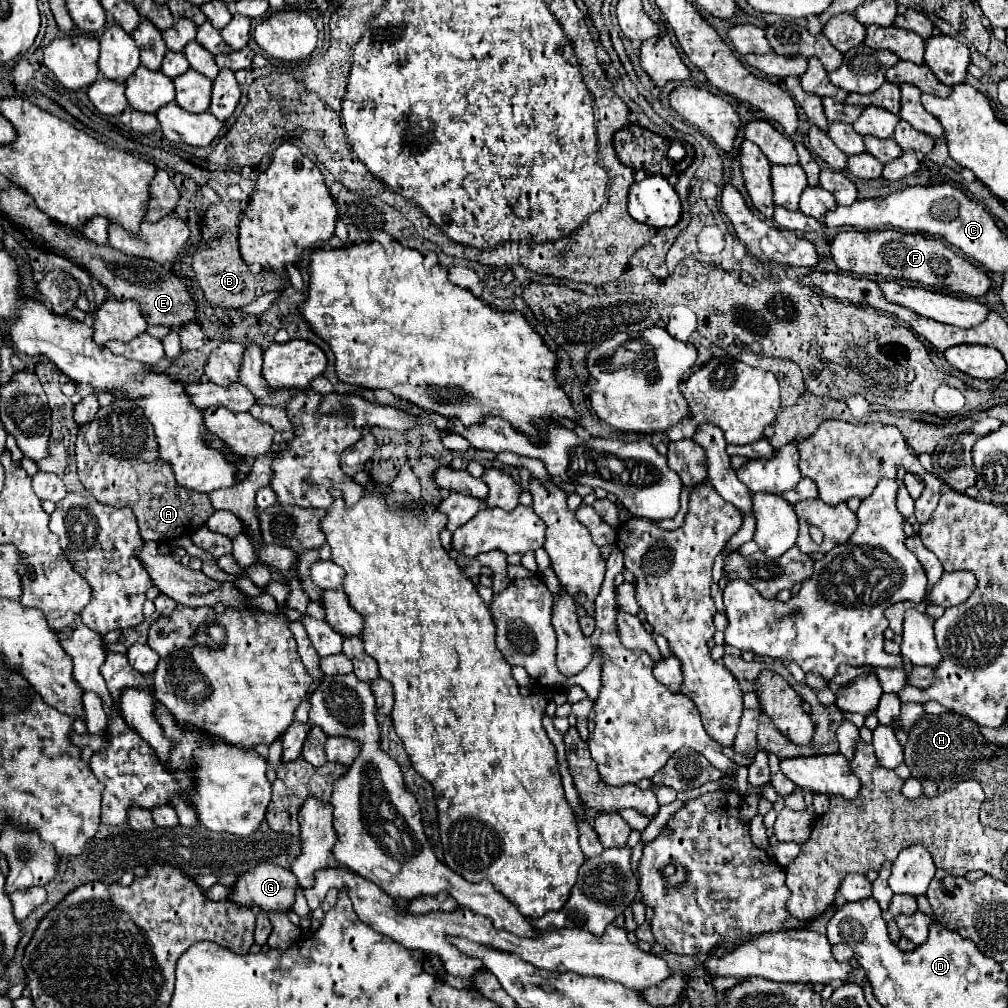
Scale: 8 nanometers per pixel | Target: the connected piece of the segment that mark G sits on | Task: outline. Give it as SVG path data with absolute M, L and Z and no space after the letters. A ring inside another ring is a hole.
M262 863L238 877L230 887L230 901L242 907L258 905L264 913L290 911L296 887L296 877L292 877L288 869Z

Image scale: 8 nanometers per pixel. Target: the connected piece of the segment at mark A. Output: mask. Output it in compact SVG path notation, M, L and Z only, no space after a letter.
M98 391L96 399L100 403L96 419L82 425L76 439L78 477L86 491L100 503L130 507L138 519L142 539L166 543L182 535L192 535L192 531L202 527L214 513L208 495L188 491L176 483L172 467L158 455L152 423L148 423L148 419L128 419L144 417L134 401L120 399L110 391Z

